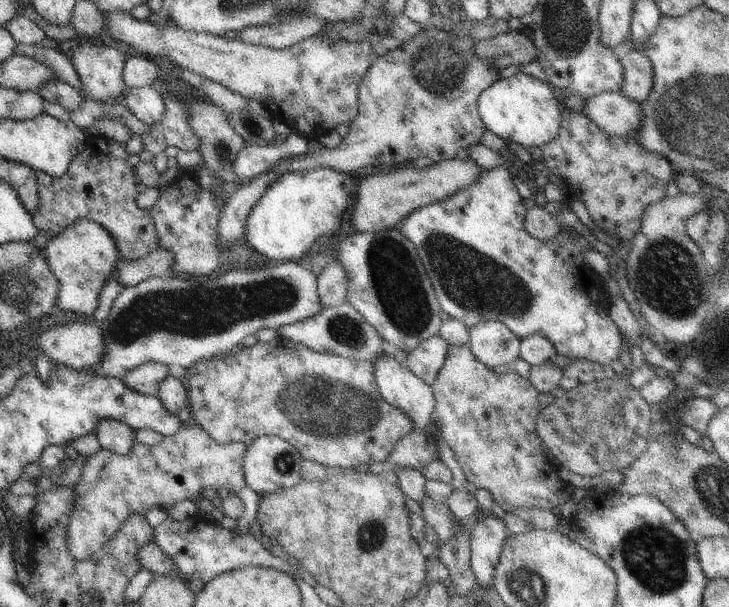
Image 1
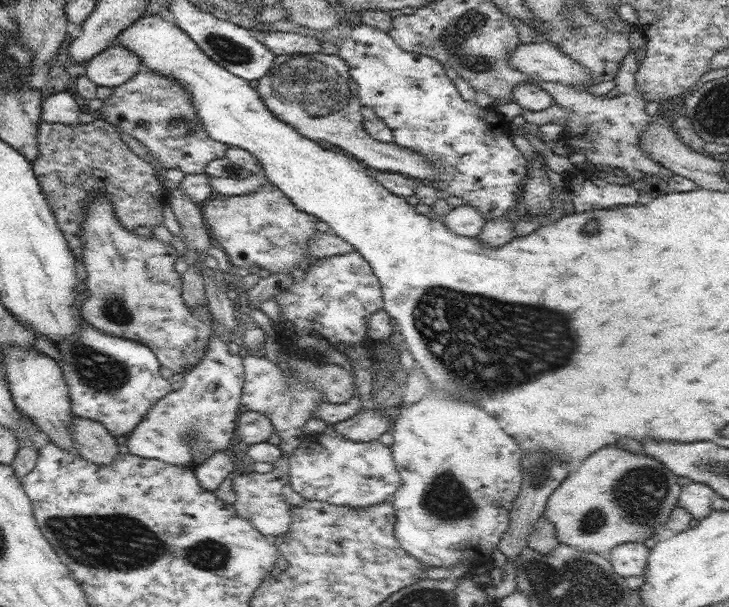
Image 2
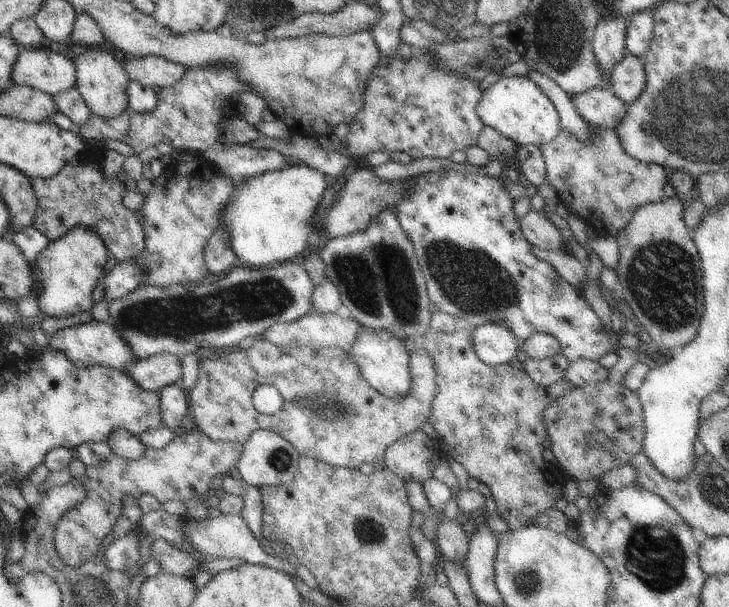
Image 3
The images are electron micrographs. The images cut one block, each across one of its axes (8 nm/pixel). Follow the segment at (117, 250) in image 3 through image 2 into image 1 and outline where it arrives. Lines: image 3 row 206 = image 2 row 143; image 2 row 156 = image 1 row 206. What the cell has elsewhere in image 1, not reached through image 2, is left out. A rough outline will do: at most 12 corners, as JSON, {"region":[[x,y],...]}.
{"region":[[90,133],[62,177],[36,171],[32,222],[102,224],[127,261],[158,251],[124,144]]}

